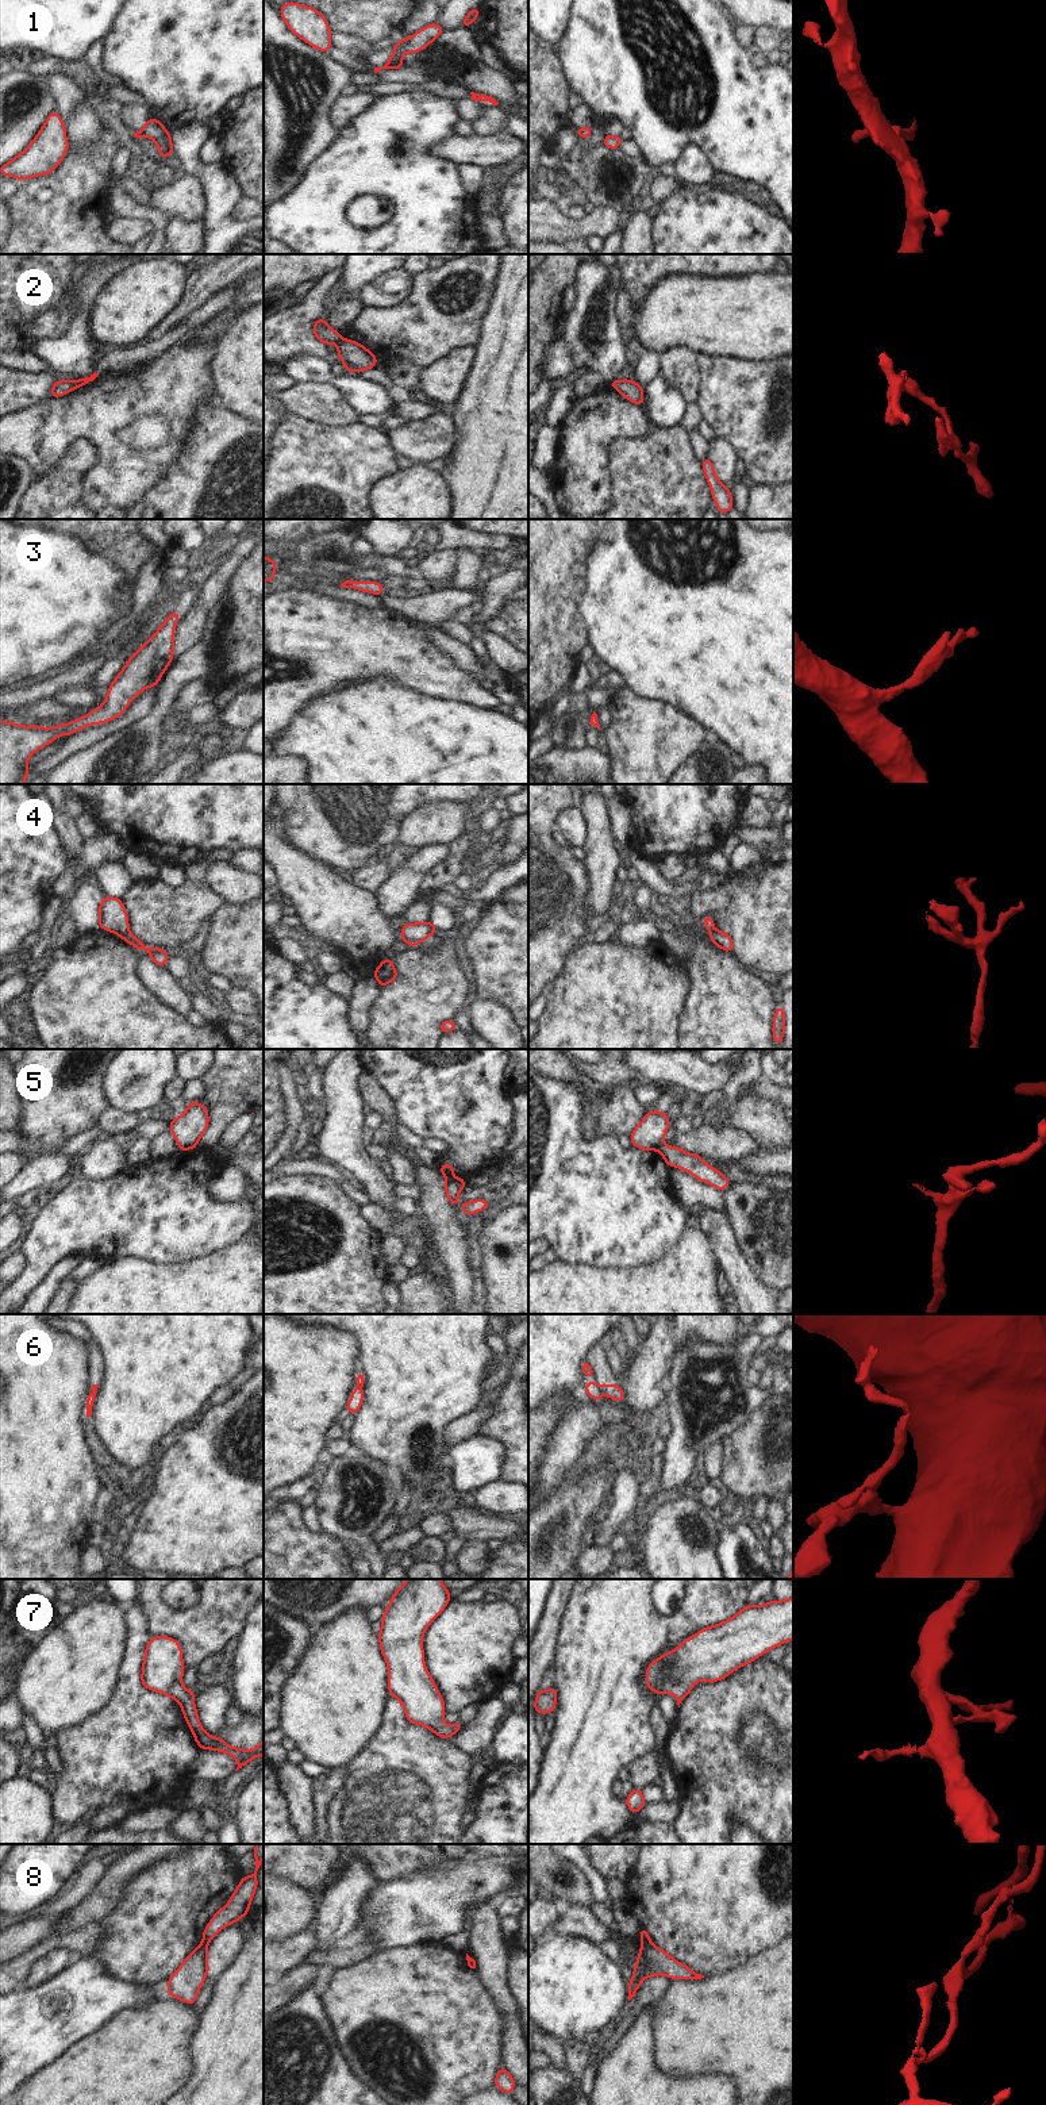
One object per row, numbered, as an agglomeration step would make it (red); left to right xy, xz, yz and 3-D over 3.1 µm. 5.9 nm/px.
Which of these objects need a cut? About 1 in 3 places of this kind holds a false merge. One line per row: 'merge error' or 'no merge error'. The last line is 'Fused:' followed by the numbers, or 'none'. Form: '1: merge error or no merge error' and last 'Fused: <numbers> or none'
1: no merge error
2: merge error
3: no merge error
4: merge error
5: merge error
6: merge error
7: no merge error
8: merge error
Fused: 2, 4, 5, 6, 8

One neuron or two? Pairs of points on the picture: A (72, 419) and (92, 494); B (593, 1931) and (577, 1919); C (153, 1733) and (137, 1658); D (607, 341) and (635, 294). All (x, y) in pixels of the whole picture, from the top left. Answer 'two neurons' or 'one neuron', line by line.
A: one neuron
B: one neuron
C: one neuron
D: two neurons

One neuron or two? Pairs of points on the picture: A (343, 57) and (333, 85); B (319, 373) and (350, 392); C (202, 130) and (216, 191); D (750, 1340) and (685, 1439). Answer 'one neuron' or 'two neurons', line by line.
A: two neurons
B: one neuron
C: one neuron
D: one neuron

